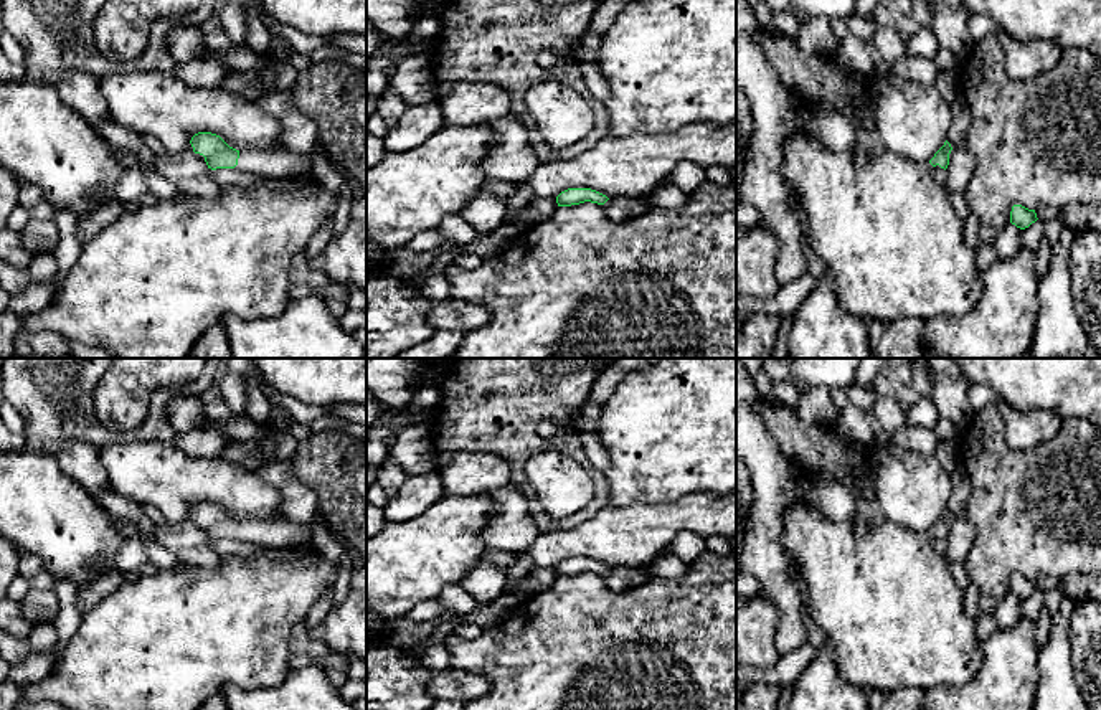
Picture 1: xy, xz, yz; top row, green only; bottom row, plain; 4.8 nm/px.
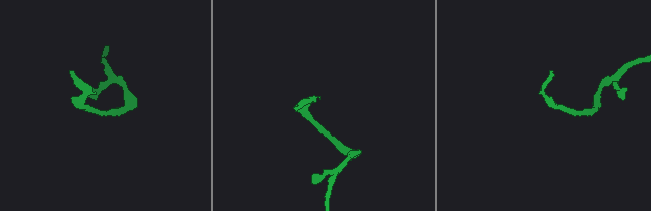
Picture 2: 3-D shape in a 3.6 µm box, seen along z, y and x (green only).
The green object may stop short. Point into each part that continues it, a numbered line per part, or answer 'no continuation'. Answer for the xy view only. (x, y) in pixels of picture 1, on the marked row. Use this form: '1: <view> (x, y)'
1: xy (279, 164)

